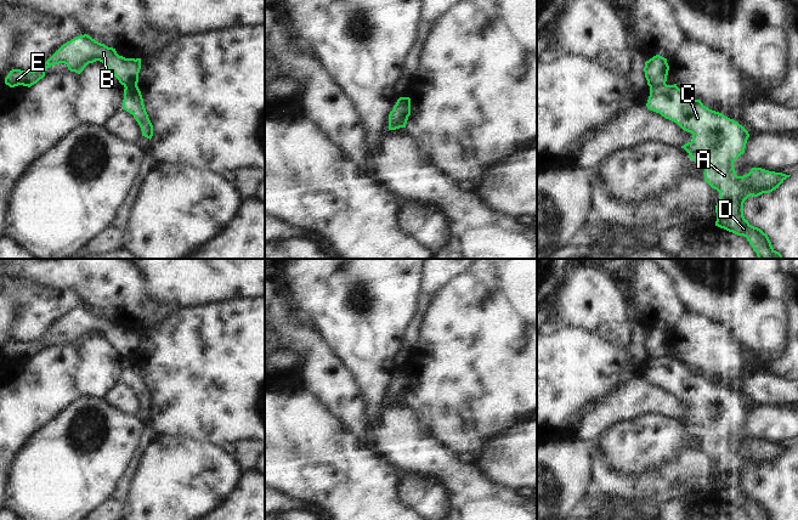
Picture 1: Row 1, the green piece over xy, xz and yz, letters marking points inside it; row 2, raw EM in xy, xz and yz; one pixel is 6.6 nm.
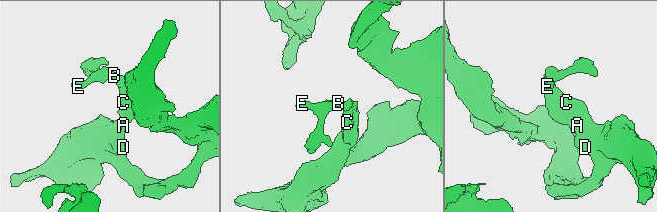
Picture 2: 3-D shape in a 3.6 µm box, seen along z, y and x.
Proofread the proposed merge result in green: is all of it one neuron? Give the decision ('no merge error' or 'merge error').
merge error

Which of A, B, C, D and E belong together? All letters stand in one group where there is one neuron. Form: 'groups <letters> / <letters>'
groups A C D / B E

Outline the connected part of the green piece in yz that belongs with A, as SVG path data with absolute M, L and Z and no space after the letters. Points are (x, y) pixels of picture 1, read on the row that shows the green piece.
M677 84L650 87L650 96L646 103L650 111L660 113L666 119L677 123L683 130L692 134L692 141L681 146L689 157L704 169L704 181L719 192L719 200L715 205L715 226L747 238L758 259L783 259L776 251L766 233L752 226L743 216L743 203L753 196L770 193L776 190L787 177L782 173L769 171L762 168L752 168L743 176L737 176L734 162L745 153L749 137L748 131L734 119L706 107L700 100L692 100Z

